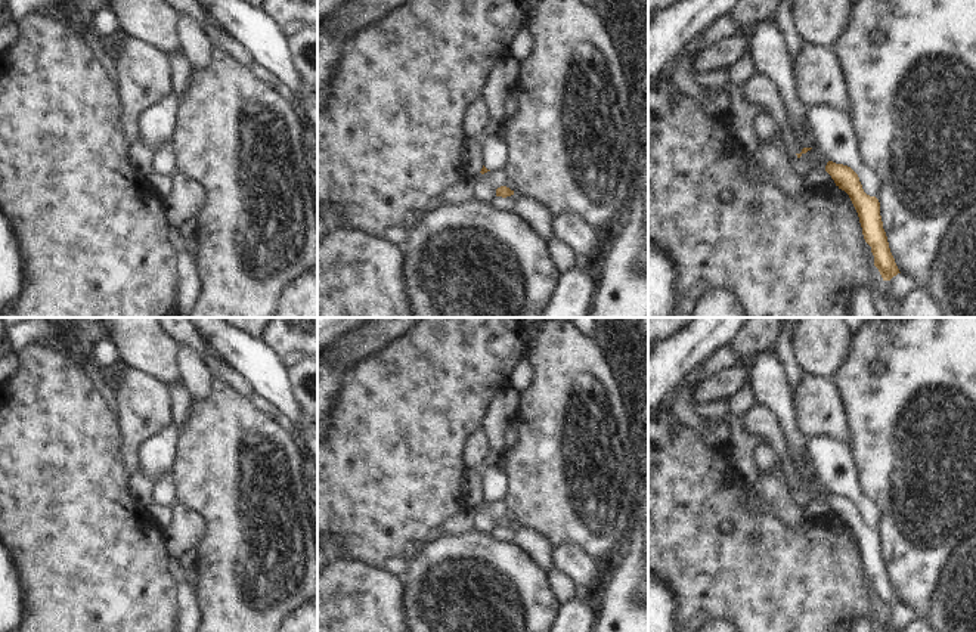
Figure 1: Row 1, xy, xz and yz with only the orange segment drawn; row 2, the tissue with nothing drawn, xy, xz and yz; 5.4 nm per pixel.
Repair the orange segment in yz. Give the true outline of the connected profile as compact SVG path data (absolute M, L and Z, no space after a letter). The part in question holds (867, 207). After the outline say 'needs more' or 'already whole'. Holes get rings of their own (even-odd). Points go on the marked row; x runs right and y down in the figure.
M803 146L796 155L806 173L825 170L836 186L849 195L858 213L864 239L871 247L874 266L879 269L883 281L890 281L901 273L883 229L880 202L876 196L870 196L864 192L858 174L848 165L833 161L825 162L815 146Z; needs more

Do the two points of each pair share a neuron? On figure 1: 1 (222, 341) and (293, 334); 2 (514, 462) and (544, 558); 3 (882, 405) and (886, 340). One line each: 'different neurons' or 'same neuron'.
1: different neurons
2: different neurons
3: same neuron

